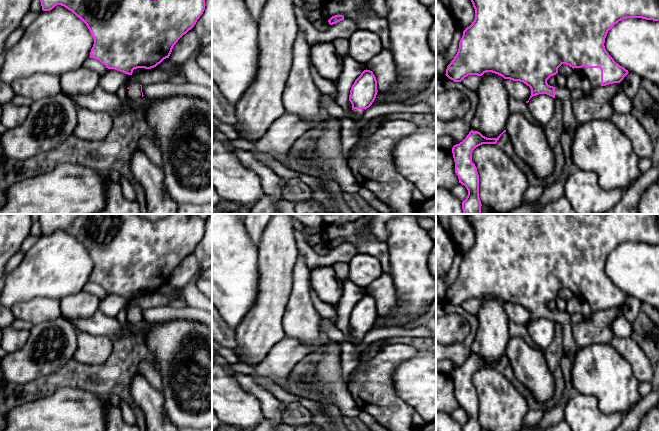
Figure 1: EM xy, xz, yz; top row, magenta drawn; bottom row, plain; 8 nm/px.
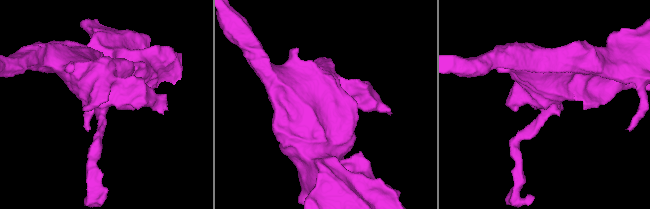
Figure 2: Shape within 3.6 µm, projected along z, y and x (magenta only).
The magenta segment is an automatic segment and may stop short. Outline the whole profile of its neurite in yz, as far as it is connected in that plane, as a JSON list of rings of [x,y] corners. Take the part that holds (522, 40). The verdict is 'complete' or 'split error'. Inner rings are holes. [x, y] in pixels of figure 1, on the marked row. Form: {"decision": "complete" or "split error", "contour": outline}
{"decision": "split error", "contour": [[[471,0],[475,9],[475,19],[472,24],[463,31],[463,36],[459,42],[459,49],[447,66],[446,76],[454,82],[461,82],[468,75],[482,76],[486,72],[492,72],[502,76],[504,79],[520,81],[526,84],[531,89],[529,100],[539,94],[547,94],[553,98],[558,98],[562,102],[562,111],[564,118],[564,127],[570,132],[571,138],[578,127],[578,122],[572,111],[572,99],[570,92],[565,88],[553,87],[547,83],[547,80],[558,73],[558,68],[562,64],[569,65],[574,72],[585,75],[593,87],[606,86],[613,83],[620,83],[629,73],[624,67],[620,66],[606,51],[604,43],[608,31],[619,21],[627,18],[642,18],[646,20],[659,21],[659,0]]]}

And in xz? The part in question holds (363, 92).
{"decision": "split error", "contour": [[[364,70],[351,87],[349,101],[354,116],[362,116],[377,95],[377,80],[370,70]]]}

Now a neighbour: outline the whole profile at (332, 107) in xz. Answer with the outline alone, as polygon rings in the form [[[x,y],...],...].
[[[324,95],[322,99],[322,104],[331,117],[335,117],[340,120],[344,118],[349,118],[349,119],[354,119],[355,121],[360,121],[362,119],[362,116],[355,116],[353,114],[352,109],[349,111],[345,111],[337,103],[337,101],[331,100],[328,95]]]

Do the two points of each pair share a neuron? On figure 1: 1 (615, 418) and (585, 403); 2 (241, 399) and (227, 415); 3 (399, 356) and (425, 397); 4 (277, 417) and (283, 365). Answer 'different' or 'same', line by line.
1: same
2: same
3: different
4: same

